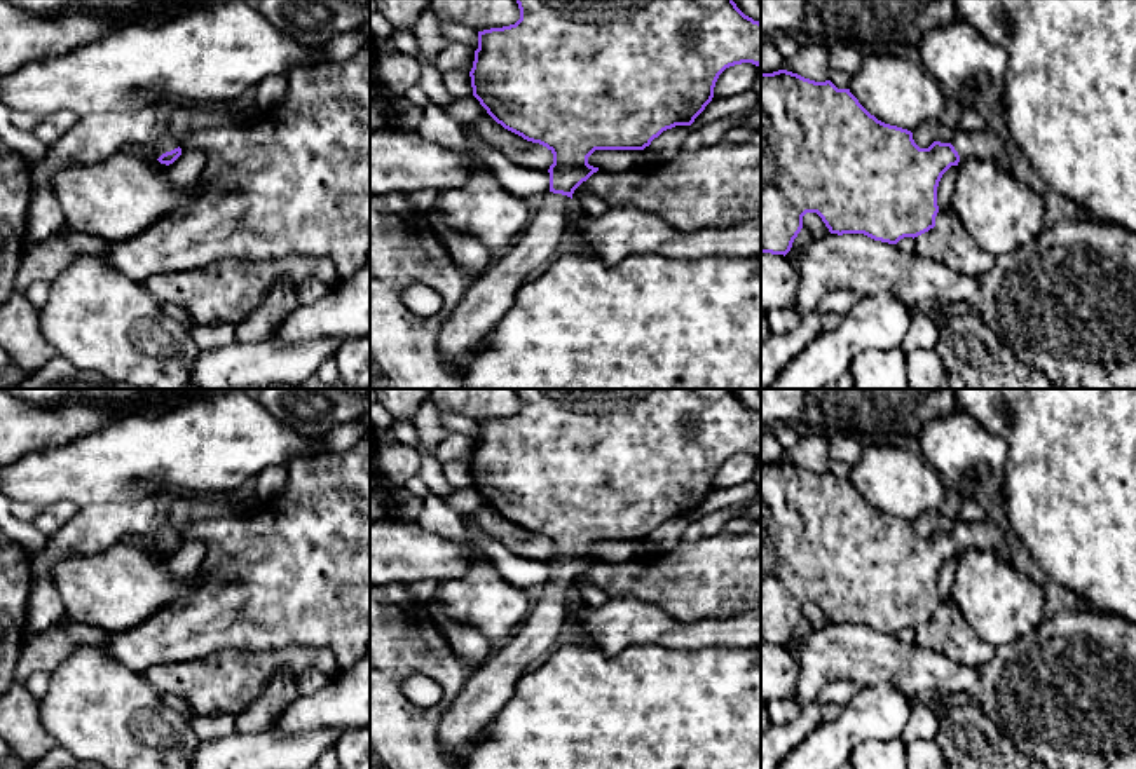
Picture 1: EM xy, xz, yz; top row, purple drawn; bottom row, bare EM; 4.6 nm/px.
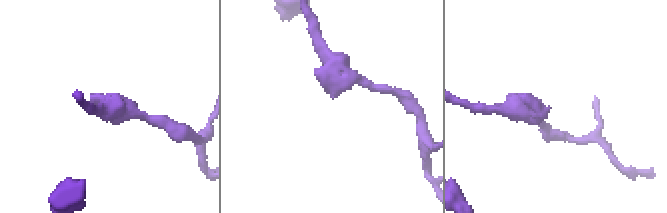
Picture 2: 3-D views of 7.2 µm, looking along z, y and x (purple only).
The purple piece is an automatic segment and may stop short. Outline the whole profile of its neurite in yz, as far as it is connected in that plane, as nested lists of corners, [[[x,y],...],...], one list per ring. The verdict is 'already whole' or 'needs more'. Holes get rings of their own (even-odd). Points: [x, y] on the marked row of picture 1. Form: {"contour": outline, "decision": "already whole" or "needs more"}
{"contour": [[[787,70],[761,73],[761,253],[785,256],[803,228],[806,213],[817,213],[829,232],[838,235],[864,234],[888,244],[904,237],[914,239],[935,227],[942,174],[967,157],[1005,162],[1007,146],[1007,138],[982,129],[955,133],[949,143],[934,141],[928,148],[920,148],[911,131],[878,120],[850,89]]], "decision": "needs more"}

